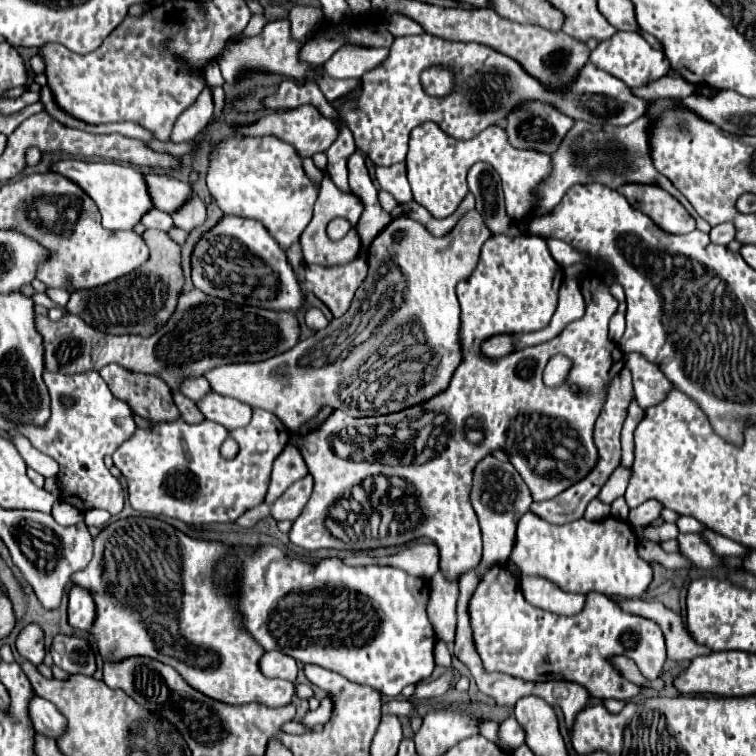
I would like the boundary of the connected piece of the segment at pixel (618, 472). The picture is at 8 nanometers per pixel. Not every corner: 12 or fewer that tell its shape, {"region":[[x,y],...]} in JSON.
{"region":[[617,466],[599,498],[613,502],[623,496],[631,468]]}

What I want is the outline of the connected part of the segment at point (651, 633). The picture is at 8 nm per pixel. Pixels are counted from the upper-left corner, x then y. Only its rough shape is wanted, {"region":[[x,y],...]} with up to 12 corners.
{"region":[[491,568],[471,604],[487,672],[569,680],[593,698],[641,686],[667,660],[657,622],[587,594],[575,616],[531,606]]}

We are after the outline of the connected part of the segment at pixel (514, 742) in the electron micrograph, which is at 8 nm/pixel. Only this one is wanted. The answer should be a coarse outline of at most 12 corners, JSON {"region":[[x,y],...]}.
{"region":[[513,716],[499,724],[499,742],[509,752],[523,744]]}

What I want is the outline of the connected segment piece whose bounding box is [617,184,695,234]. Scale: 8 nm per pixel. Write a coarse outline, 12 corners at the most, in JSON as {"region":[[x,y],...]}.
{"region":[[623,184],[627,202],[671,234],[695,230],[695,218],[655,184]]}

